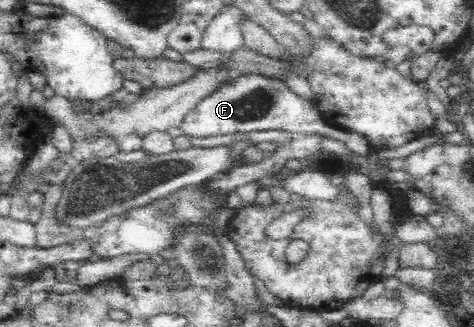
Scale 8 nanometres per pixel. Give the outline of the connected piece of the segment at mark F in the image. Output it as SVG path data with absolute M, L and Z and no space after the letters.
M257 71L227 78L185 113L180 128L183 134L196 138L234 132L259 132L259 130L327 134L332 138L343 140L349 149L357 154L365 156L374 151L370 140L362 134L328 124L313 100L307 101L293 88L289 88L286 77L269 76Z

